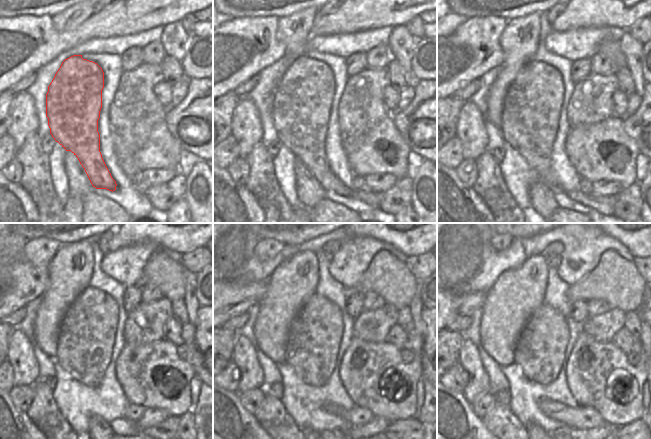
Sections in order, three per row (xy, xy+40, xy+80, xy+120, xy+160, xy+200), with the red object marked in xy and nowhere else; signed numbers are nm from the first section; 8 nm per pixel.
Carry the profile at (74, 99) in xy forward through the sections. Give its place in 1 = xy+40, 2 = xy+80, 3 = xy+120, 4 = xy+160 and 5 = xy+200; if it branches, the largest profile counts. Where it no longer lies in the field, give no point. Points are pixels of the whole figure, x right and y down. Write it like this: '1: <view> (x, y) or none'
1: xy+40 (301, 102)
2: xy+80 (533, 101)
3: xy+120 (88, 329)
4: xy+160 (314, 338)
5: xy+200 (540, 348)

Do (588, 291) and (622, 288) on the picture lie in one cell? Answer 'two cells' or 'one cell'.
one cell

